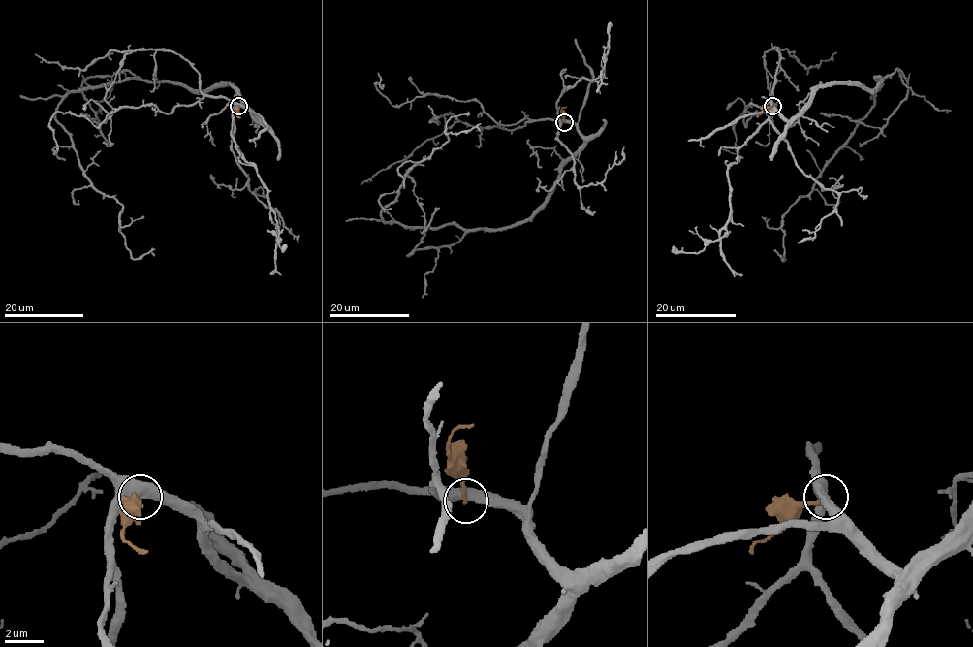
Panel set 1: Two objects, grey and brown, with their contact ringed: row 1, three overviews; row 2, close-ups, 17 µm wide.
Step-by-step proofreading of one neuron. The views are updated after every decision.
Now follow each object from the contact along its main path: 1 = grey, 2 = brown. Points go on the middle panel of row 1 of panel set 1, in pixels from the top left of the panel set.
1: (564, 122), (584, 141), (528, 218), (497, 229), (385, 222), (382, 210), (448, 139), (445, 130), (481, 123)
2: (564, 122), (560, 110), (565, 106)

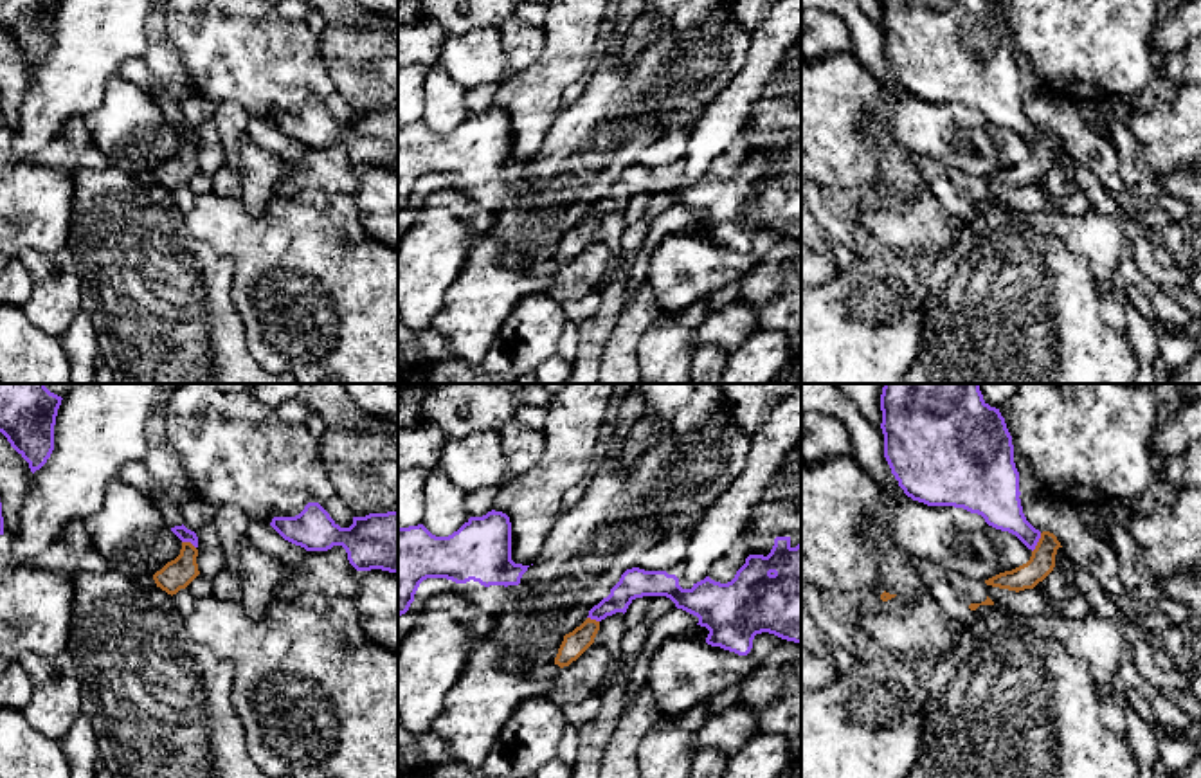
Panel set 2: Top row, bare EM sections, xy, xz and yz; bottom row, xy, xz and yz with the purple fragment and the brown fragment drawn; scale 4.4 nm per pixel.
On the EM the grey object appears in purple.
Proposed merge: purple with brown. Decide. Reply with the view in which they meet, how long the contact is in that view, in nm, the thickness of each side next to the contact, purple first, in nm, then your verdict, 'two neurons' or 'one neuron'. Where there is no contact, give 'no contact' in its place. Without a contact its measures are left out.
meets purple in yz; contact 100 nm long; 190 nm thick on the purple side, 120 nm on the other; two neurons

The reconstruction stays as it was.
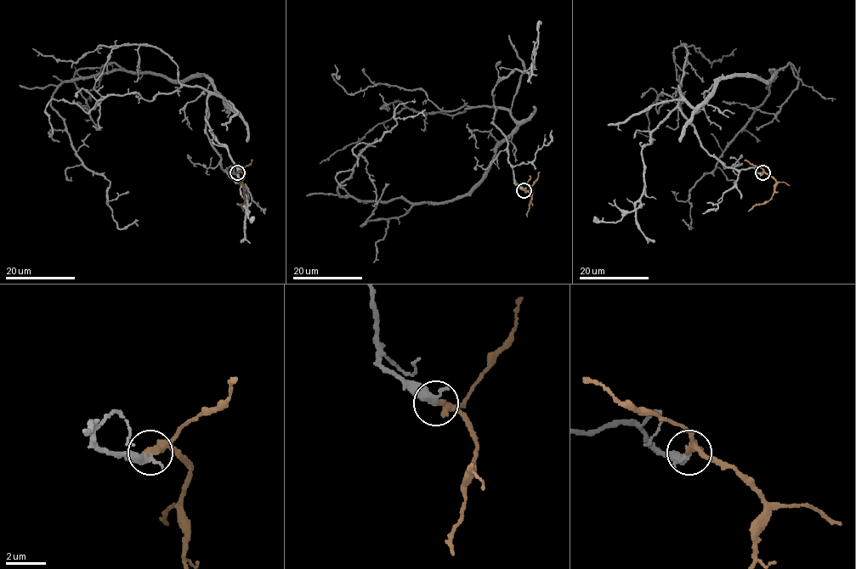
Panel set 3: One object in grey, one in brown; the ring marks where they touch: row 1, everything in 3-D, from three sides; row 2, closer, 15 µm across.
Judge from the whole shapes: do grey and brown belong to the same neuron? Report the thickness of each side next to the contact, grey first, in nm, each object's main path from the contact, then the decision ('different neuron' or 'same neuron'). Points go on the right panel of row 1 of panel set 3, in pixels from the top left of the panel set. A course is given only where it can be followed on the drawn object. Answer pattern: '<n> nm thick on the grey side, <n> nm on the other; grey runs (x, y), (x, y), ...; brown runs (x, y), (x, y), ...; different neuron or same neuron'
320 nm thick on the grey side, 360 nm on the other; grey runs (762, 172), (711, 155), (680, 95), (697, 107), (721, 79), (775, 73), (689, 192), (691, 228), (682, 220); brown runs (762, 172), (775, 180), (773, 195), (748, 211); same neuron

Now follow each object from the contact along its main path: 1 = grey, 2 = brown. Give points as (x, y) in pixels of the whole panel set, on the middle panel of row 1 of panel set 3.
1: (524, 190), (494, 105), (517, 125), (467, 193), (440, 202), (341, 196), (337, 186), (393, 115), (425, 109)
2: (524, 190), (530, 196), (530, 203), (529, 176)

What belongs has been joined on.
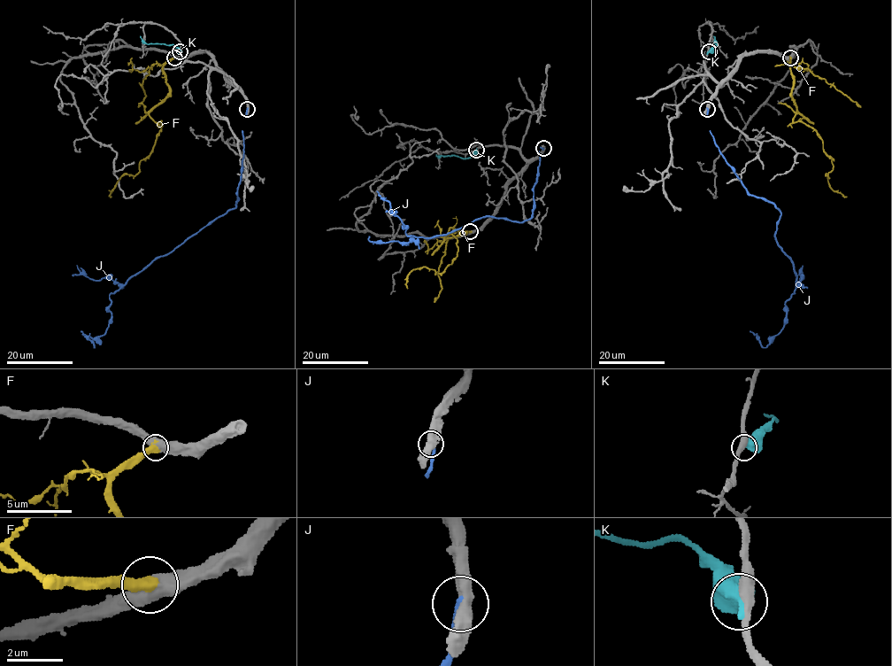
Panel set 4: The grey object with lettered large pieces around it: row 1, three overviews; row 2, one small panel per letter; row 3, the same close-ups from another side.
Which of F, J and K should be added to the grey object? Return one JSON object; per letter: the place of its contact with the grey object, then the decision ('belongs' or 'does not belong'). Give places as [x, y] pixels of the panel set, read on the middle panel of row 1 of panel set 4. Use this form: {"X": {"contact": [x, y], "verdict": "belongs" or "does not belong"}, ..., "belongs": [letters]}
{"F": {"contact": [470, 231], "verdict": "belongs"}, "J": {"contact": [543, 148], "verdict": "does not belong"}, "K": {"contact": [476, 150], "verdict": "does not belong"}, "belongs": ["F"]}

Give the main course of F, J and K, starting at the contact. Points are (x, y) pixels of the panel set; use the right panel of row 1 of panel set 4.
F: (790, 58), (793, 121), (809, 125), (822, 140), (832, 158), (826, 174), (829, 186), (847, 196)
J: (707, 108), (725, 161), (749, 194), (780, 212), (774, 236), (796, 274), (780, 332), (765, 347), (749, 331)
K: (709, 52), (717, 44), (713, 36)

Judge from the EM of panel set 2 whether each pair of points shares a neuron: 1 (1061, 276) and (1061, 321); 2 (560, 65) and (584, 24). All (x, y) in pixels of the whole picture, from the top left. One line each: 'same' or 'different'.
1: same
2: same

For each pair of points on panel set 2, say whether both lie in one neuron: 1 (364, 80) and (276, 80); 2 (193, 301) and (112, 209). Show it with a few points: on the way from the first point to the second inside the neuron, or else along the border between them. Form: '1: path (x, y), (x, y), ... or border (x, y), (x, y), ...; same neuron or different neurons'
1: border (317, 40), (330, 80), (353, 112); different neurons
2: path (170, 278), (125, 233); same neuron

